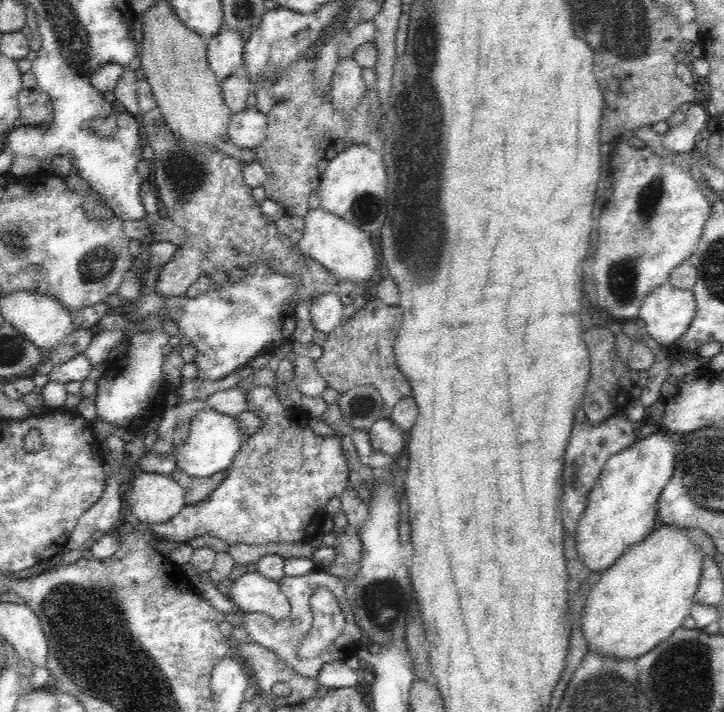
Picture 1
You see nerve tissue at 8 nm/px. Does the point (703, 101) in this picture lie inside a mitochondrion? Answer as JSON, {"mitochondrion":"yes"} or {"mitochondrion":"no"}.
{"mitochondrion":"no"}

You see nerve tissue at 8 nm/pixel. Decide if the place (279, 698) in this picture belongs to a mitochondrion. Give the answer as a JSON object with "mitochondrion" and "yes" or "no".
{"mitochondrion":"no"}

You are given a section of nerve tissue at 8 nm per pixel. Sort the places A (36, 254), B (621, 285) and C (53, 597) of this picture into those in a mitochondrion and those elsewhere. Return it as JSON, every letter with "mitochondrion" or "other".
{"A":"other","B":"mitochondrion","C":"mitochondrion"}

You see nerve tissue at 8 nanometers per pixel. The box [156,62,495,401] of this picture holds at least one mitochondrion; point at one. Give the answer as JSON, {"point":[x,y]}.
{"point":[427,116]}

